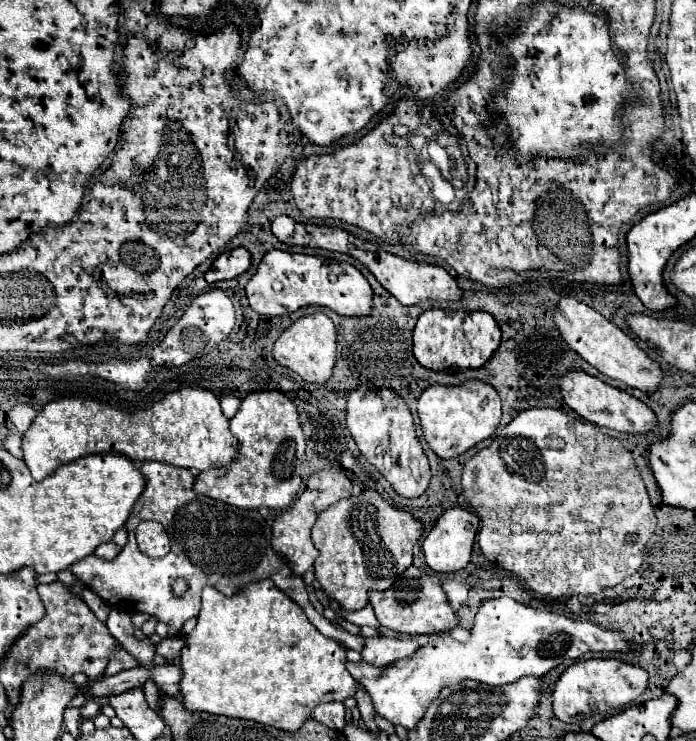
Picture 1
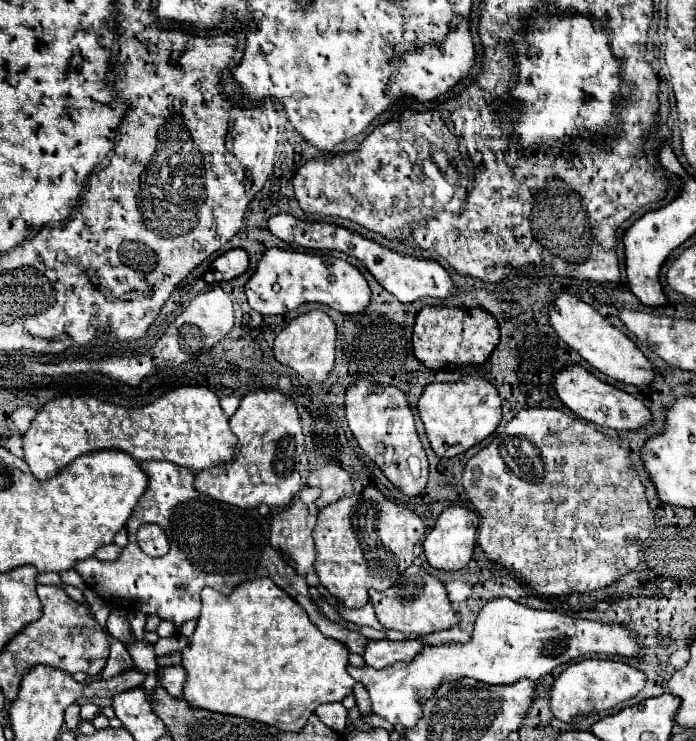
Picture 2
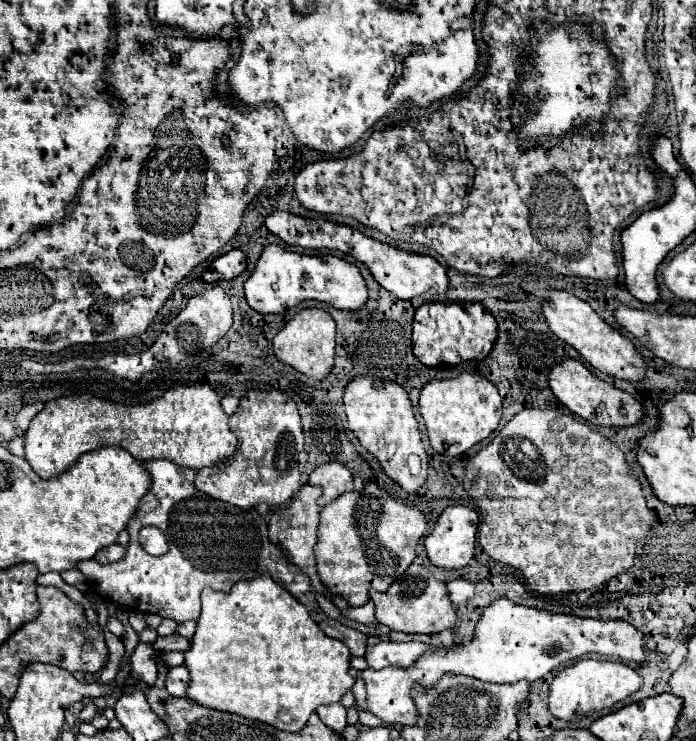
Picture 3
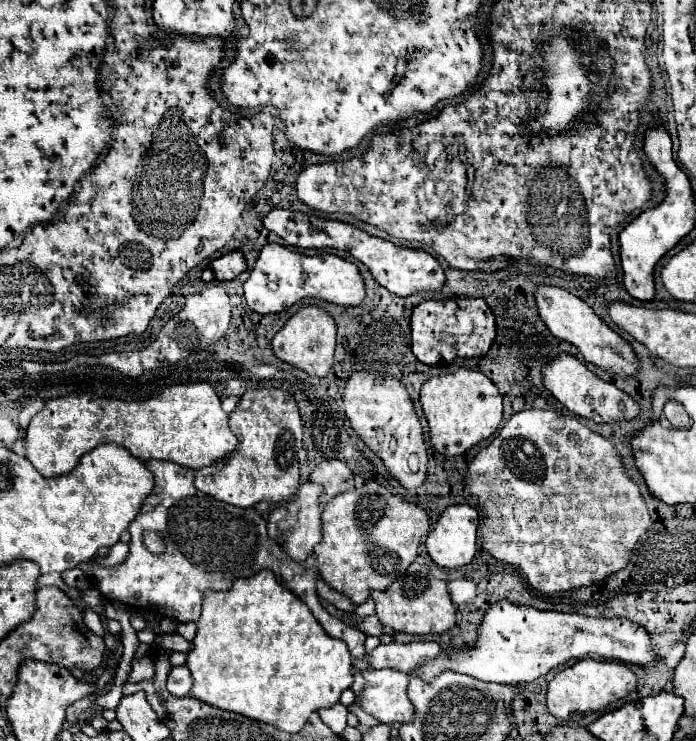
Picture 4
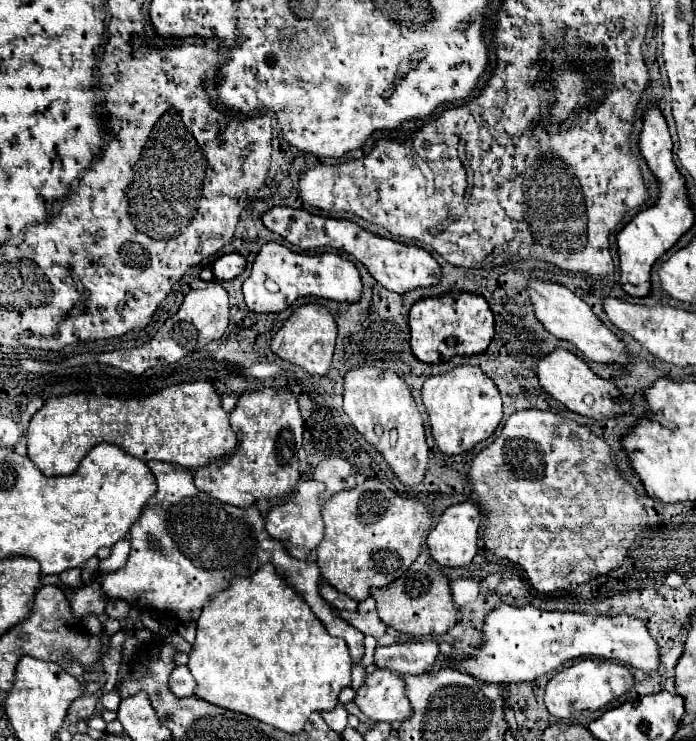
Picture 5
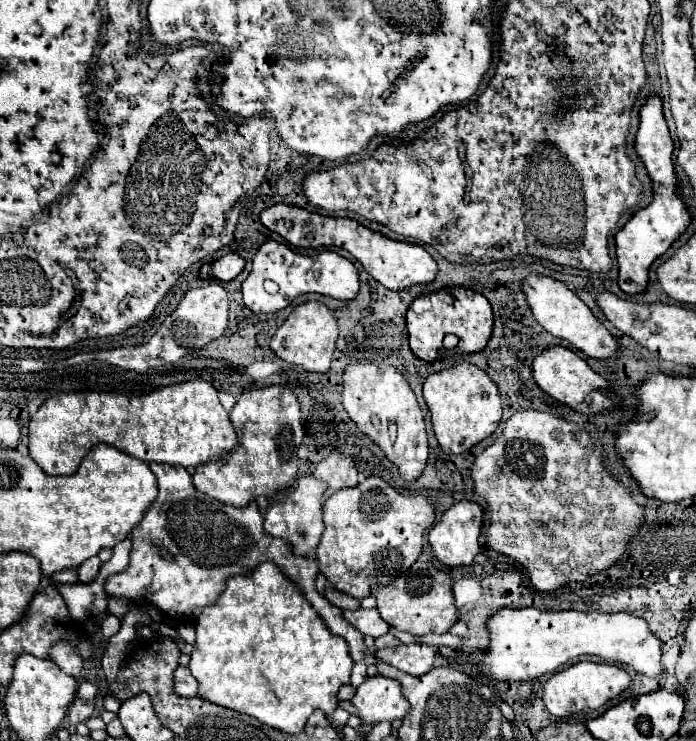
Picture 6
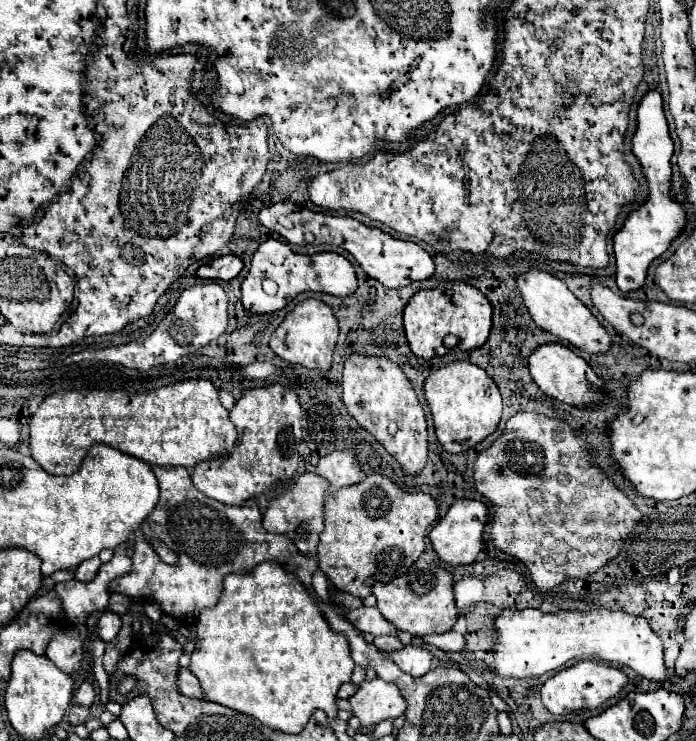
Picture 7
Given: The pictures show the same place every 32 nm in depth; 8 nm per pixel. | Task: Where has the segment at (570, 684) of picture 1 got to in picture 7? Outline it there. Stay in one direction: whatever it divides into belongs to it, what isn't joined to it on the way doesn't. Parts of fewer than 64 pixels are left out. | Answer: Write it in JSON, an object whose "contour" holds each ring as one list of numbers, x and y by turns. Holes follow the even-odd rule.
{"contour":[[578,662,566,670,560,670,558,674,550,676,540,690,542,696,542,704,552,712,552,714,568,714,572,710,580,710,580,708,598,708,600,704,604,704,608,698,616,696,622,686,628,682,628,676,608,664,600,664,600,662]]}

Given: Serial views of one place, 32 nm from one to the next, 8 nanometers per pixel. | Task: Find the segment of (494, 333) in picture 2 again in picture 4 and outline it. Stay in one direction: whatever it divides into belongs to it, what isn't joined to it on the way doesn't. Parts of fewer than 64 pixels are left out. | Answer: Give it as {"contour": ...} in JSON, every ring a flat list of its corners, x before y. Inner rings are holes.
{"contour":[[454,296,446,300,426,300,412,310,412,352,424,364,454,362,454,358,476,358,484,356,494,342,496,324,492,310,482,298]]}

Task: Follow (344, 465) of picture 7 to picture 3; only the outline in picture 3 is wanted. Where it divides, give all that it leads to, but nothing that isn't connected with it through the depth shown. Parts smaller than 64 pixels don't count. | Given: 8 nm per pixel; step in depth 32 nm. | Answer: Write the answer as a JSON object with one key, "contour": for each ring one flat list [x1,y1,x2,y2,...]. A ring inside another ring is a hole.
{"contour":[[328,462,328,464,318,466,310,474,308,482,322,486,322,496,318,498,320,506,326,506,340,494,354,490,354,478,352,478,350,470,340,462]]}

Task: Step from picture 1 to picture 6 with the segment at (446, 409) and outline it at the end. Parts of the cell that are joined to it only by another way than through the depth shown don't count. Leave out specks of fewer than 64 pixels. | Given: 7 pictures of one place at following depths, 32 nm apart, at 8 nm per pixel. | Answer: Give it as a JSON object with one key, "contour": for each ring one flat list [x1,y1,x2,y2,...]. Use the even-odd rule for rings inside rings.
{"contour":[[468,362,432,372,424,382,424,400,432,416,436,440,448,454,470,450,474,444,488,438,502,418,502,402,496,384,488,374]]}

